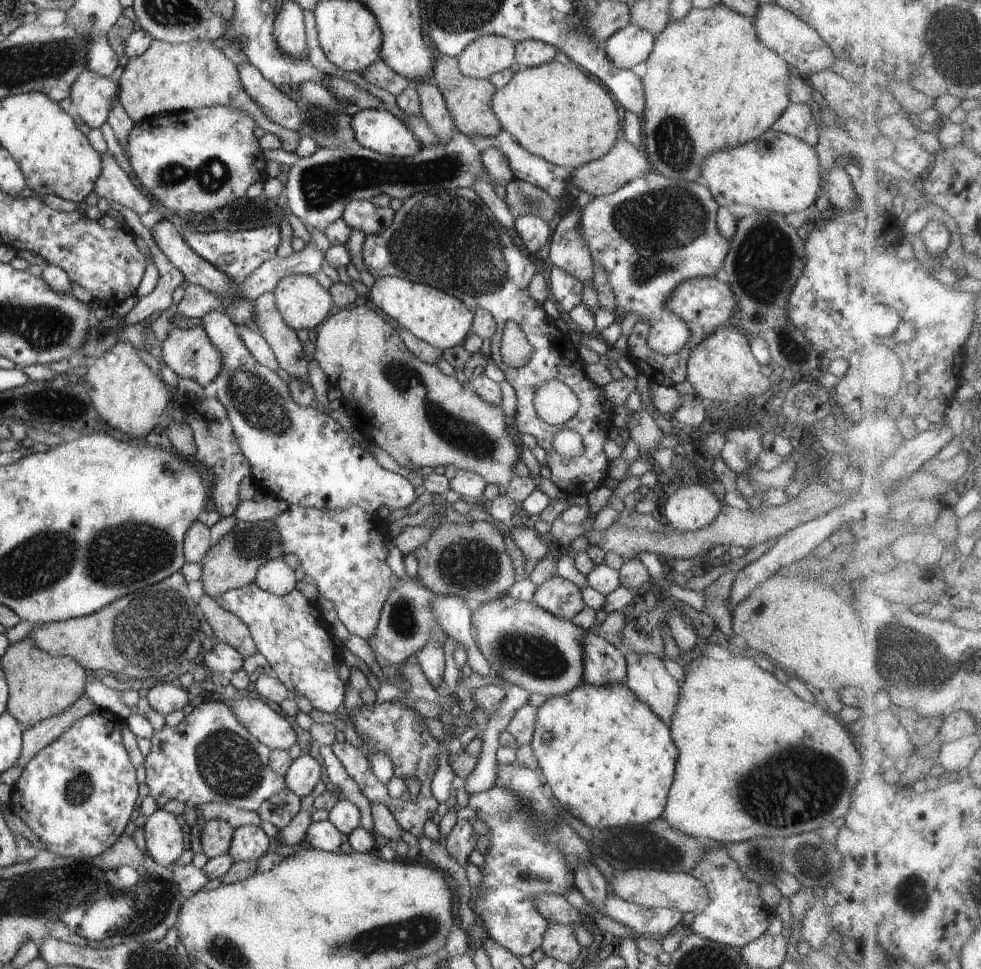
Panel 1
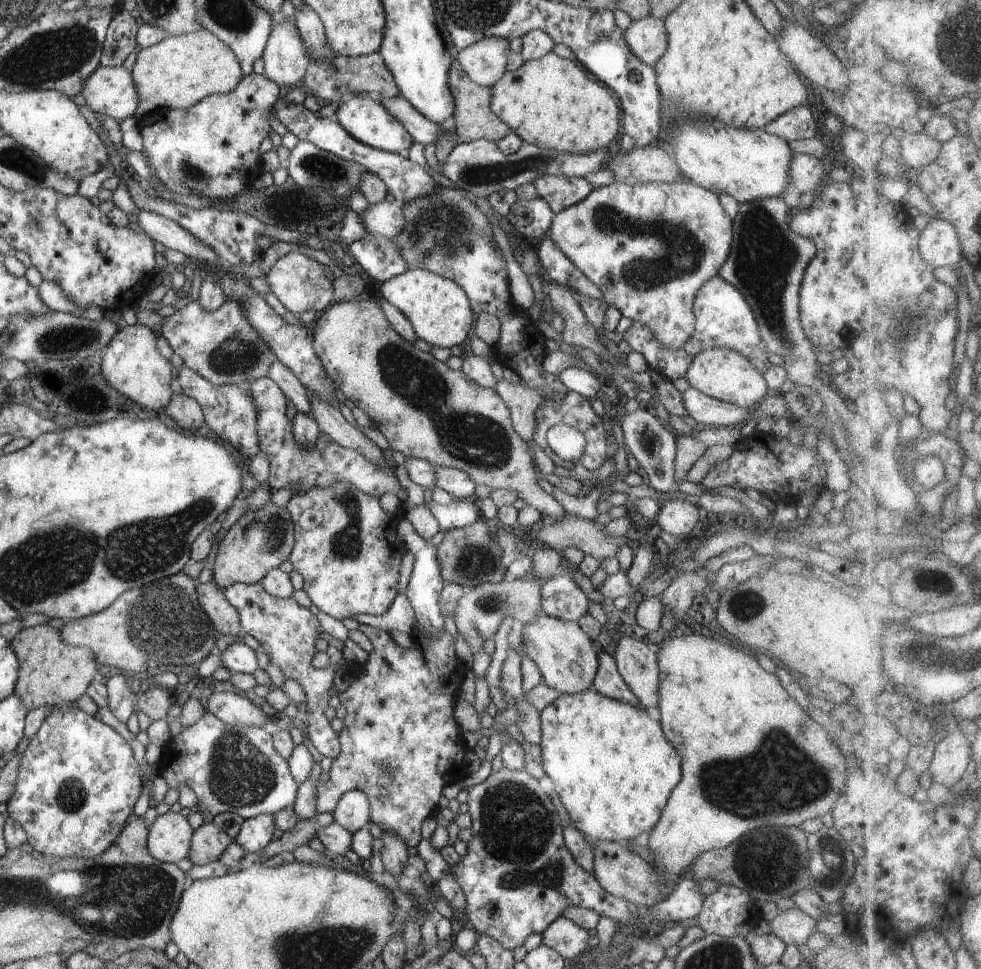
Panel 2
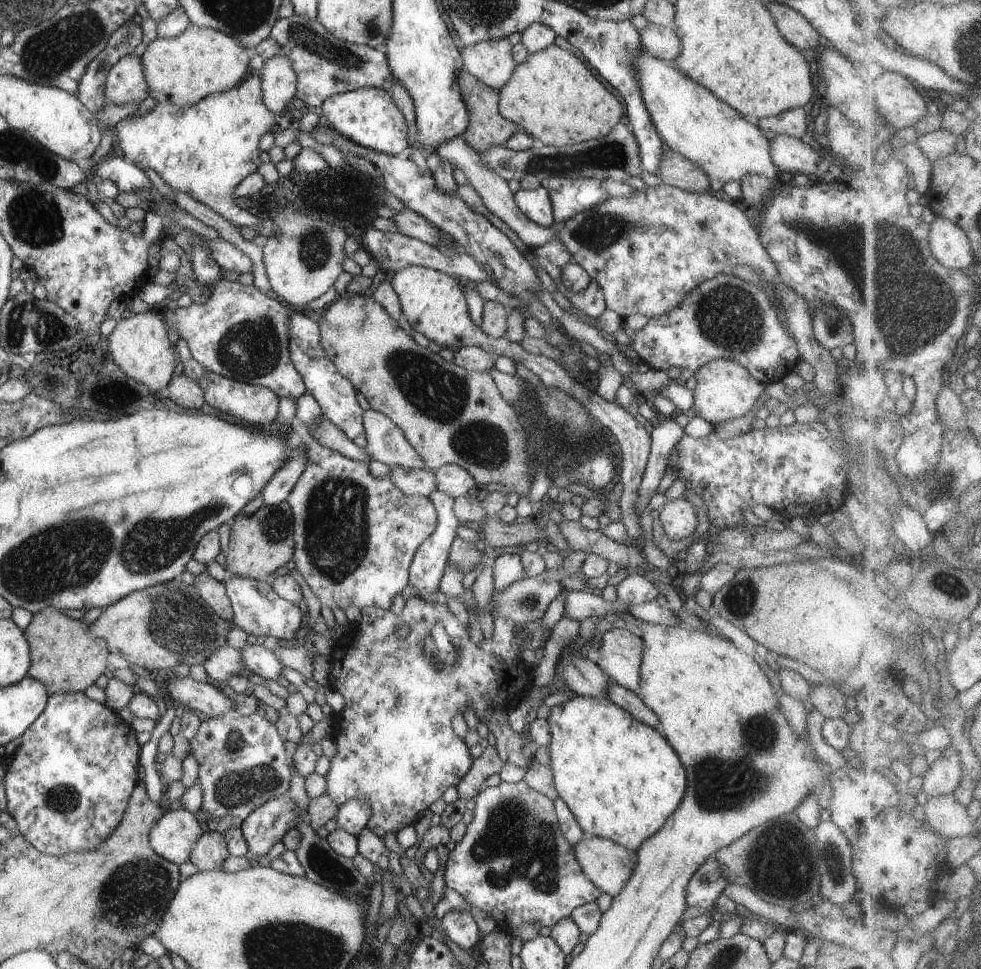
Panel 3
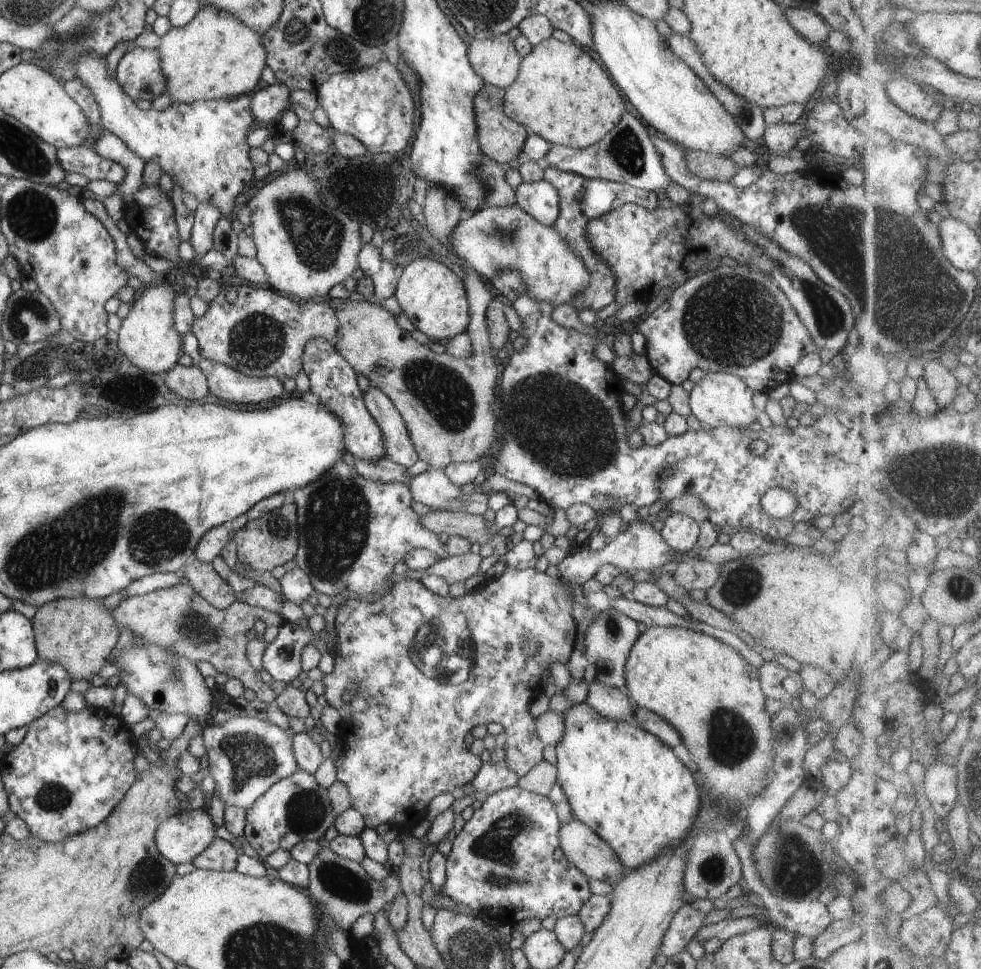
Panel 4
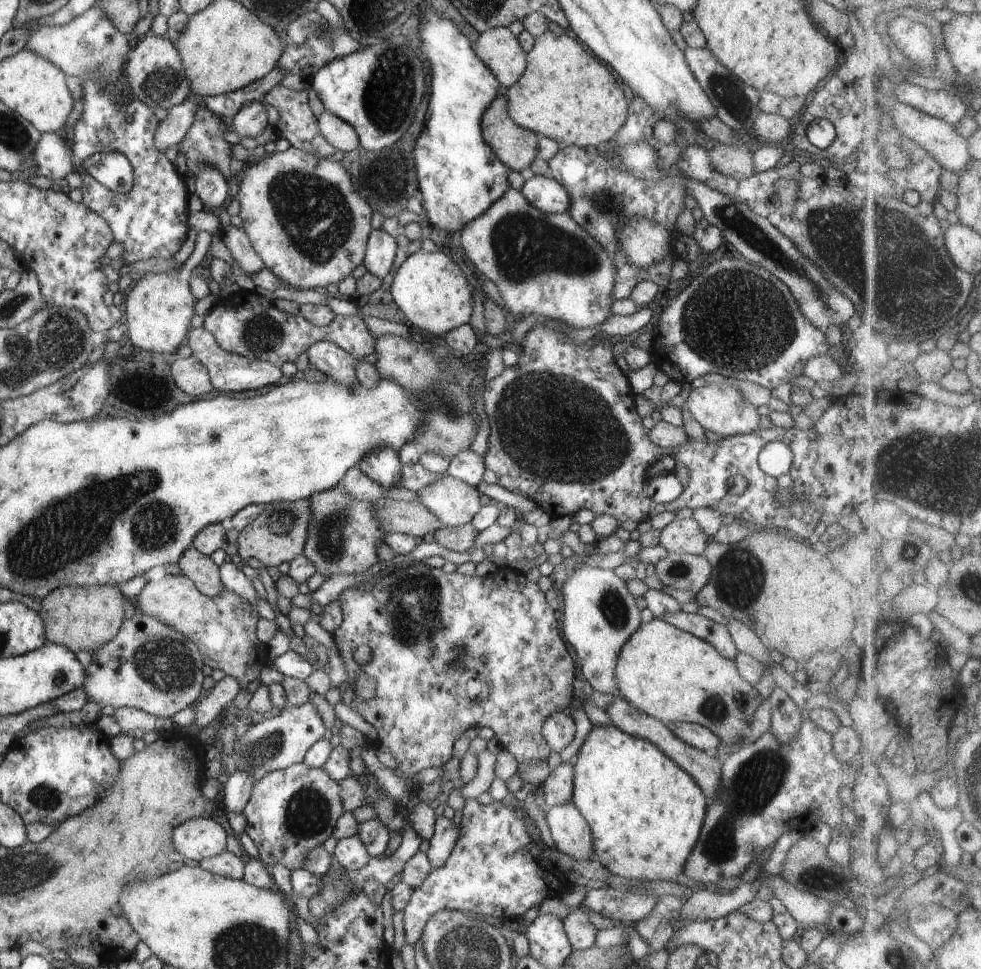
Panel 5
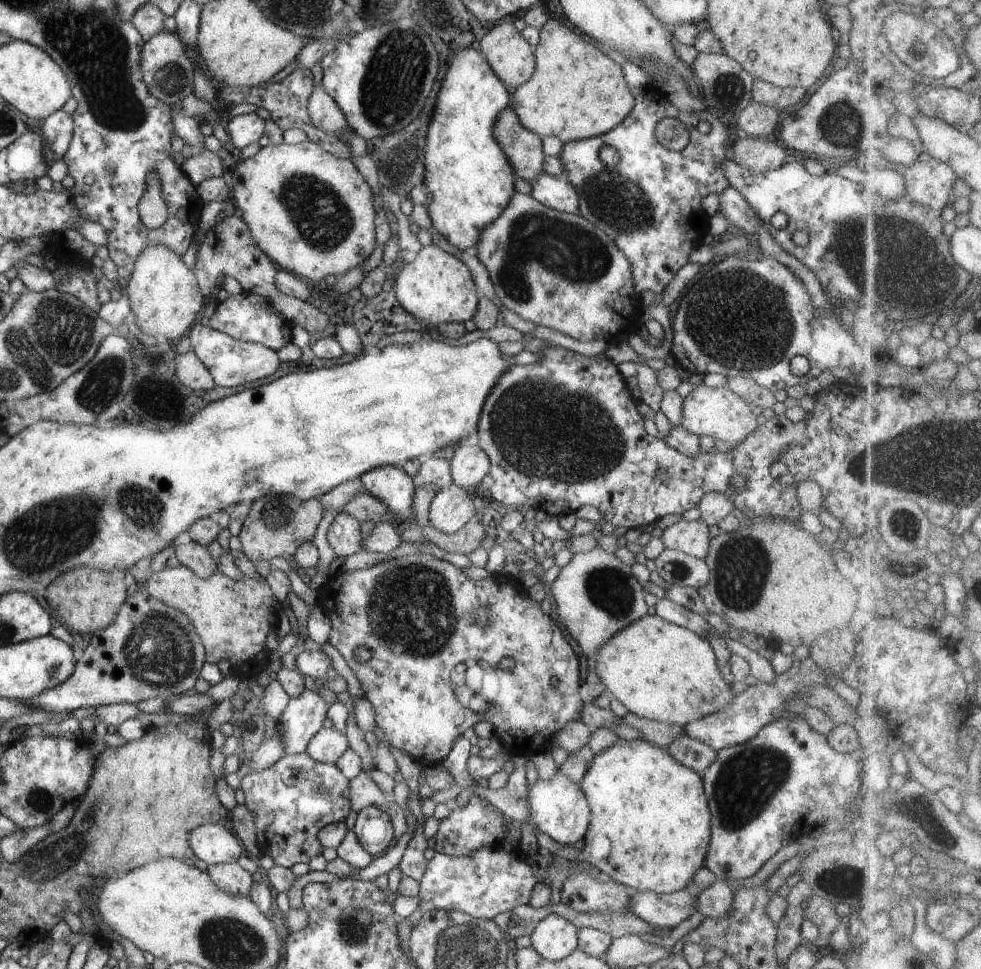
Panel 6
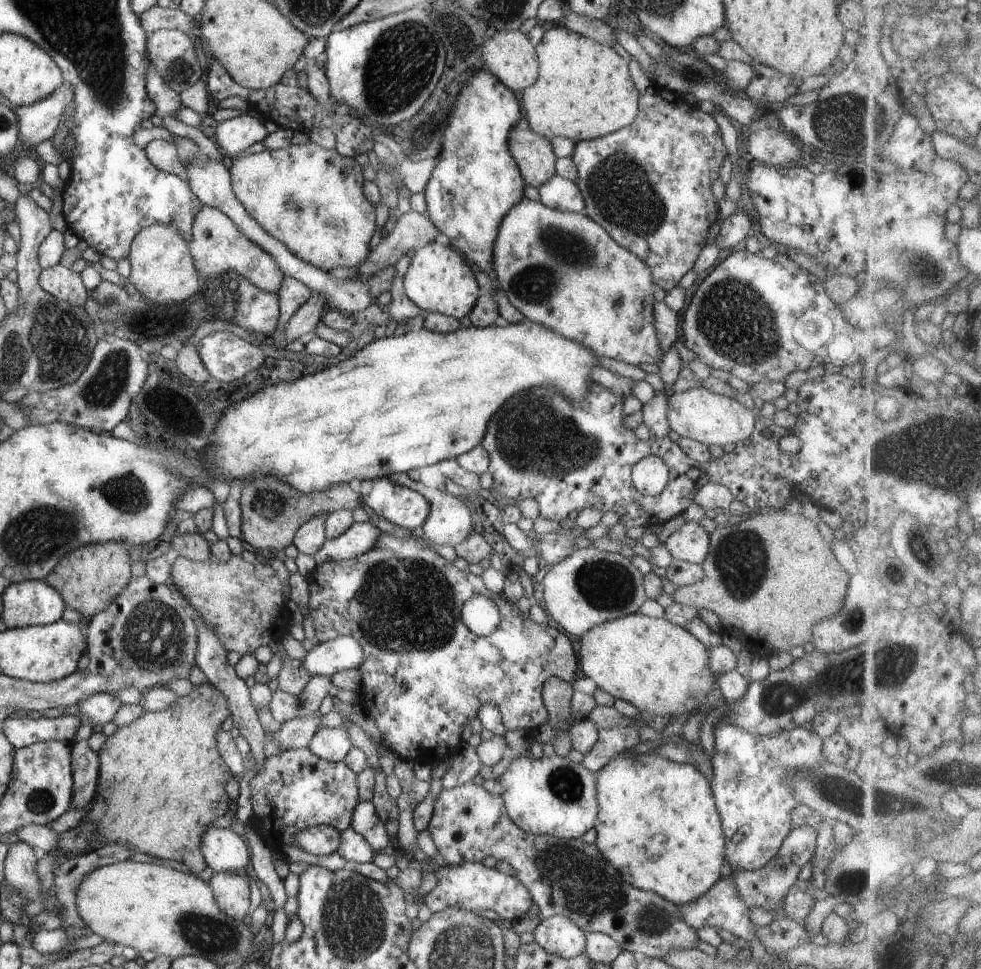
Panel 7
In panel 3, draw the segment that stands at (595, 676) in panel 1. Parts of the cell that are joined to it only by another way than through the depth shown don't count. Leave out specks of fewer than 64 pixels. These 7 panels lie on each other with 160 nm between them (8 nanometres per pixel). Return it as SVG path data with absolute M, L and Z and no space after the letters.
M610 680L609 687L607 688L607 697L616 706L630 713L637 721L643 722L655 729L659 725L659 718L656 716L656 713L644 704L644 701L637 693L619 685L616 681Z

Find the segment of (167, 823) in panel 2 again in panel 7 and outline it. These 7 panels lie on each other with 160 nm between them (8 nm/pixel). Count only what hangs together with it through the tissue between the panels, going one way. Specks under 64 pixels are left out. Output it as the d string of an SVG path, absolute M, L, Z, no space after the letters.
M228 828L208 830L201 839L201 854L214 873L250 872L250 850L245 840Z

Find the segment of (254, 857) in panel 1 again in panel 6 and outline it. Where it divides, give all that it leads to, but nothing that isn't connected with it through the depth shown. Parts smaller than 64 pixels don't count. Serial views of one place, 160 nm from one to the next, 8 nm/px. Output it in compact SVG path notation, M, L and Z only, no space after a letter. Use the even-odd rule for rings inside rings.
M306 752L284 755L264 770L250 772L241 779L240 784L238 788L242 789L244 794L245 806L254 816L260 852L270 856L275 865L288 869L298 863L310 863L313 858L320 856L323 848L318 840L318 830L328 824L345 821L352 810L350 782L342 770L338 770L336 764L316 762ZM272 810L274 810L274 852L272 852Z

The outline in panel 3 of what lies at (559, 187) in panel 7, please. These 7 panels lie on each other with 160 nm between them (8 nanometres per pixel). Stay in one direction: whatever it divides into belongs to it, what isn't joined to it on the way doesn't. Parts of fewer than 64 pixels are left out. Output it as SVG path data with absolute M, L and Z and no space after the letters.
M540 186L536 190L520 189L513 194L520 212L537 225L547 227L556 221L548 191Z

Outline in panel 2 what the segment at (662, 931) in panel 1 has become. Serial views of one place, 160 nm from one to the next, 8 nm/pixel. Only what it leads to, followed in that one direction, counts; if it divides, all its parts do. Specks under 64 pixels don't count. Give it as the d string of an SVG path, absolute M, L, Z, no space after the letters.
M500 768L498 772L492 772L482 784L470 787L468 791L468 807L472 817L472 840L468 842L466 855L460 862L451 865L444 861L438 848L434 848L431 838L422 840L417 846L419 865L428 872L428 882L436 884L442 876L454 876L458 886L462 888L466 896L466 921L479 935L496 938L502 942L508 950L522 945L530 934L541 934L555 922L566 908L580 906L598 912L600 917L612 919L616 926L632 924L652 924L658 920L660 927L665 927L670 922L684 922L688 918L699 916L704 906L706 896L700 892L700 881L684 880L678 883L674 892L664 901L654 904L652 907L639 907L630 904L626 900L618 899L602 890L595 876L583 870L574 862L572 854L565 846L563 838L563 825L560 816L550 800L550 795L540 786L540 782L528 772L513 772L508 768Z

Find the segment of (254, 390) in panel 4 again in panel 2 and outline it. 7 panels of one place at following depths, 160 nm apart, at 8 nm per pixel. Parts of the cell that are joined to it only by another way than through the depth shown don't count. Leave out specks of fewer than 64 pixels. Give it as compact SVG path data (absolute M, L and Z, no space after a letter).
M184 364L181 370L176 370L178 382L182 387L184 394L194 398L204 414L203 429L218 434L222 440L232 444L236 450L241 451L245 460L252 460L260 450L260 438L258 438L258 410L254 406L252 396L248 396L242 388L236 388L236 385L212 384L204 380L200 374L193 372Z

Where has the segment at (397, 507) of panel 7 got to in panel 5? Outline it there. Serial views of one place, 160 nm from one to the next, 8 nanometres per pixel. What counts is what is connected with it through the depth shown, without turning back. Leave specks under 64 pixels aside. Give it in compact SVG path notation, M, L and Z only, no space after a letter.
M382 448L376 452L368 452L366 458L362 458L357 466L370 480L389 491L398 484L404 465L394 448Z

